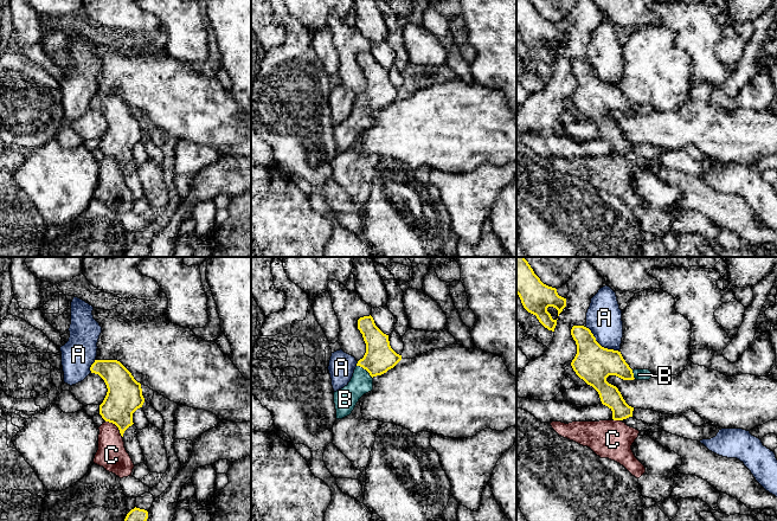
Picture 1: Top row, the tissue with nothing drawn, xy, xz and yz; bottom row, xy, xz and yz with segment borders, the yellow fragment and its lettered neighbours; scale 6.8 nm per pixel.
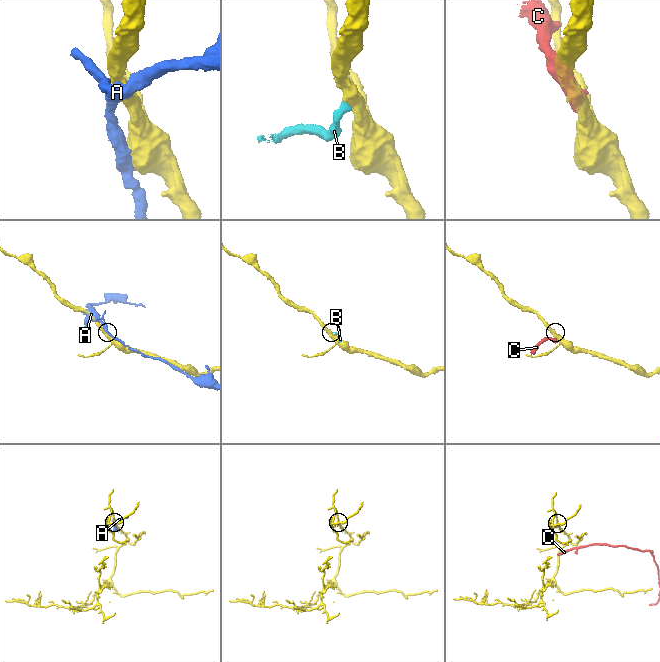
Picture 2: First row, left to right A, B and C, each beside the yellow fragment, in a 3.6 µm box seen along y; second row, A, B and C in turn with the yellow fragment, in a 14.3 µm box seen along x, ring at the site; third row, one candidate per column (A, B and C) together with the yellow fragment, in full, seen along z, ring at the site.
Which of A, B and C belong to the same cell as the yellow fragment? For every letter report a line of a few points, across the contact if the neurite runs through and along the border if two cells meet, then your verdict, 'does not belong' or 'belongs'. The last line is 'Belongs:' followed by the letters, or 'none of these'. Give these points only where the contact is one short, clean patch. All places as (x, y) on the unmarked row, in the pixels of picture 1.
A: does not belong
B: line xz (379, 92), (365, 103), (361, 117); belongs
C: line xy (106, 155), (114, 159), (122, 171); does not belong
Belongs: B

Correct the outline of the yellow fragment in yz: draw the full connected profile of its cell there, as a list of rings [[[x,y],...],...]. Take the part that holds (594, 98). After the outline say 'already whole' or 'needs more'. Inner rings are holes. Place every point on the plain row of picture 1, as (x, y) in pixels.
[[[573,60],[571,70],[577,79],[577,89],[571,97],[576,109],[599,129],[603,140],[612,146],[614,155],[632,152],[634,142],[623,134],[618,123],[606,116],[609,110],[623,115],[649,115],[649,104],[631,104],[621,86],[602,82],[591,65],[584,60]]] | needs more

